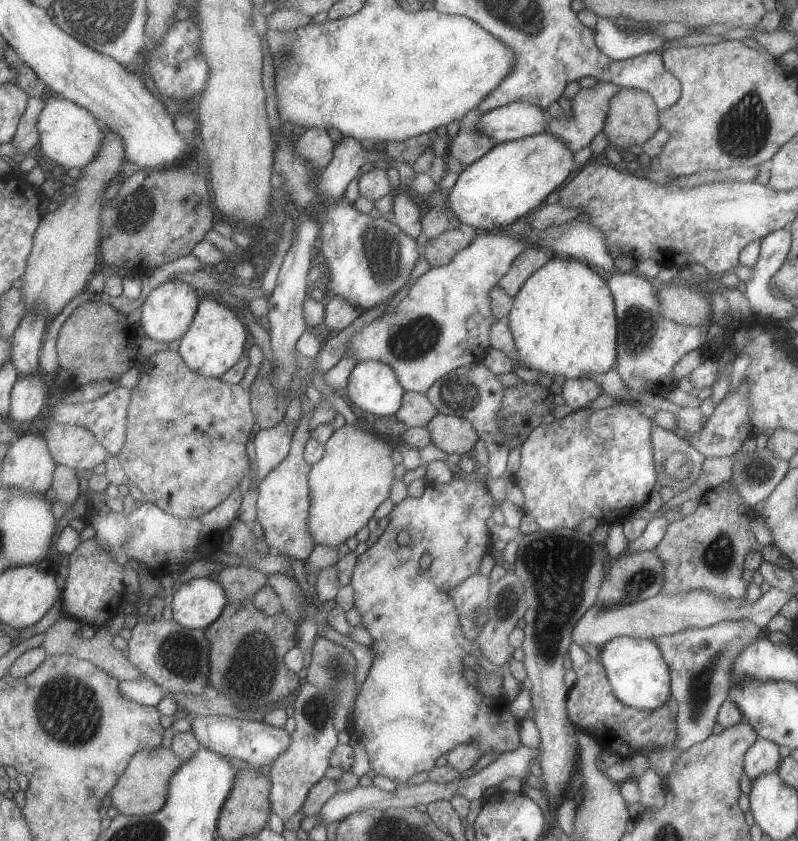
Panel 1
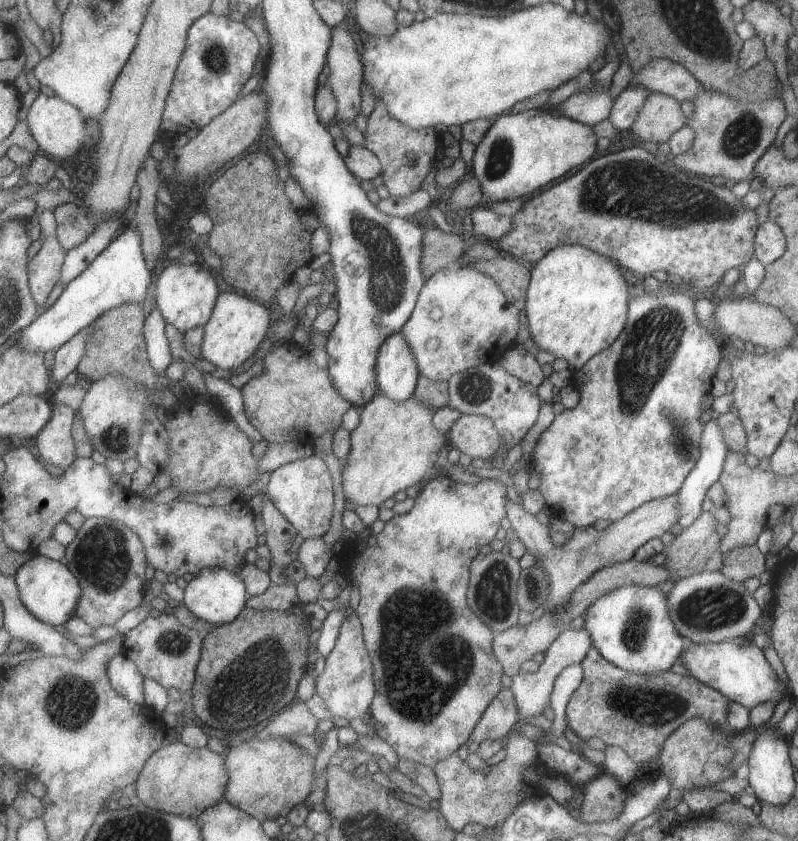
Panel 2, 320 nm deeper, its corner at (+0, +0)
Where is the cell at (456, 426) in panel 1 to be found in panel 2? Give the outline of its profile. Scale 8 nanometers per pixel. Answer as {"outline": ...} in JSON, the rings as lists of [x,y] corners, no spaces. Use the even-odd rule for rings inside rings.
{"outline":[[[461,415],[449,429],[450,448],[457,448],[471,459],[492,459],[502,451],[502,442],[490,418],[479,415]]]}

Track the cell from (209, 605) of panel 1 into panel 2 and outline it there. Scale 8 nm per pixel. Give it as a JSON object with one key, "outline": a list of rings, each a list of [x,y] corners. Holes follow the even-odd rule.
{"outline":[[[220,566],[204,568],[187,585],[183,602],[199,618],[216,624],[217,626],[231,623],[245,607],[248,600],[246,586],[239,574],[229,572]]]}

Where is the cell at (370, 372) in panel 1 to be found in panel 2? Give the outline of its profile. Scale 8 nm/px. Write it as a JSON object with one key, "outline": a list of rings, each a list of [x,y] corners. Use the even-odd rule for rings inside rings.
{"outline":[[[401,332],[388,336],[379,347],[375,363],[378,392],[401,402],[414,394],[419,378],[413,353]]]}

